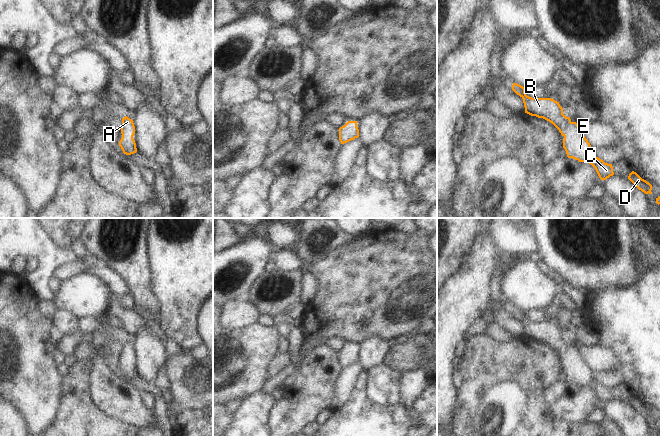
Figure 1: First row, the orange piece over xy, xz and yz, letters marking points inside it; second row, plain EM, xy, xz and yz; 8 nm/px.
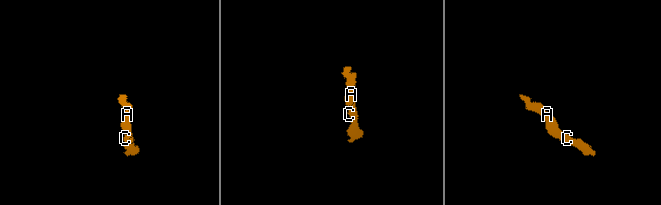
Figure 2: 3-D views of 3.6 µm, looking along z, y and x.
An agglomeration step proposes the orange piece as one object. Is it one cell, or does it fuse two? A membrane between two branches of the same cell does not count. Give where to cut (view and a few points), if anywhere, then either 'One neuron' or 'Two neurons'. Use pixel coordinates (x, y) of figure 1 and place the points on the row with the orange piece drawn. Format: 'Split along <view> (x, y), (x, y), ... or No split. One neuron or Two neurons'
No split. One neuron

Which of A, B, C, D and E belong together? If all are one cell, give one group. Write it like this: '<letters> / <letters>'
A B C D E

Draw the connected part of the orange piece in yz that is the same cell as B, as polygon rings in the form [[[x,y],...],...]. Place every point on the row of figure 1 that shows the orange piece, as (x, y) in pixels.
[[[513,83],[512,90],[523,99],[525,113],[543,118],[552,123],[564,137],[563,148],[568,158],[591,164],[599,178],[606,180],[614,175],[612,164],[605,163],[591,152],[591,145],[576,122],[563,114],[559,102],[551,98],[532,98],[526,95],[525,87]]]

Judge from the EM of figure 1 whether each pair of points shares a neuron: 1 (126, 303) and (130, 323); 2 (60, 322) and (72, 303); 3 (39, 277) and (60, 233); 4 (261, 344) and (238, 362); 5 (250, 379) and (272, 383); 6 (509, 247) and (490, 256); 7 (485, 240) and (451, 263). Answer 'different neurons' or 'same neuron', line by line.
1: different neurons
2: different neurons
3: different neurons
4: same neuron
5: different neurons
6: different neurons
7: different neurons

